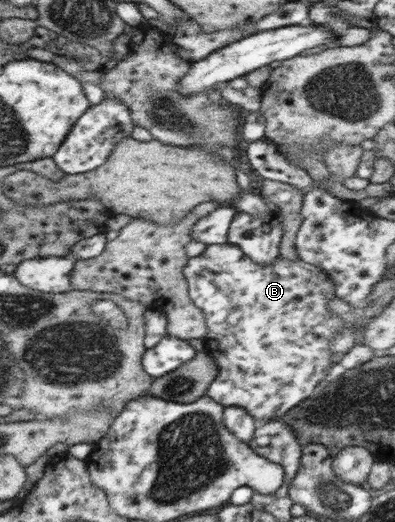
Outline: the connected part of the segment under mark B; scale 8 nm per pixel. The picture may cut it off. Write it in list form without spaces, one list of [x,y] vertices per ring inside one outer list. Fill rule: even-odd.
[[[230,243],[207,245],[206,249],[196,257],[188,258],[187,266],[182,270],[183,275],[188,281],[188,294],[191,300],[203,311],[205,322],[207,322],[207,333],[205,333],[205,352],[211,355],[211,358],[218,364],[218,376],[209,384],[205,394],[214,401],[221,404],[223,408],[230,406],[239,406],[245,409],[245,412],[251,414],[255,419],[265,418],[265,420],[277,420],[277,417],[283,416],[287,411],[296,407],[300,402],[309,398],[317,386],[325,382],[329,376],[331,364],[333,364],[333,353],[331,353],[331,340],[335,332],[341,332],[343,328],[343,319],[341,315],[333,314],[327,309],[329,300],[335,298],[335,283],[331,275],[317,267],[298,260],[285,260],[280,255],[273,263],[257,263],[249,258],[239,246]]]

